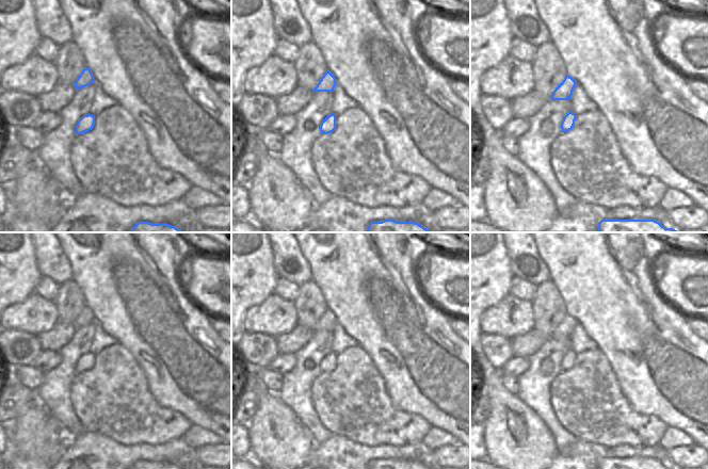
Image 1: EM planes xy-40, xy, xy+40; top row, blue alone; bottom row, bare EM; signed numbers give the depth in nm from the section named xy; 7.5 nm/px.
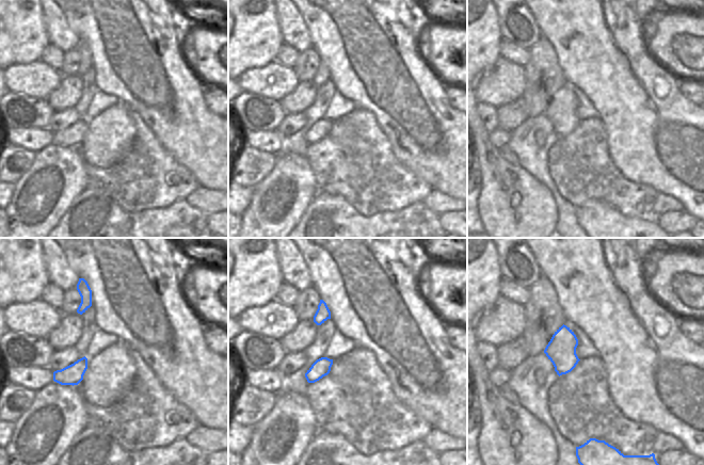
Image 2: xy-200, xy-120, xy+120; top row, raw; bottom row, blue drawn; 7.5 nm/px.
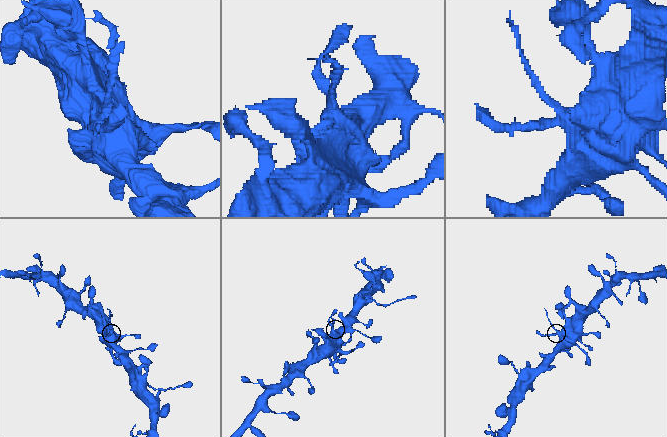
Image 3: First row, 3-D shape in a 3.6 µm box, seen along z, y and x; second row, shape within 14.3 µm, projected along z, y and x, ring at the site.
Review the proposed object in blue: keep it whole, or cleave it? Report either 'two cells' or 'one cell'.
one cell

